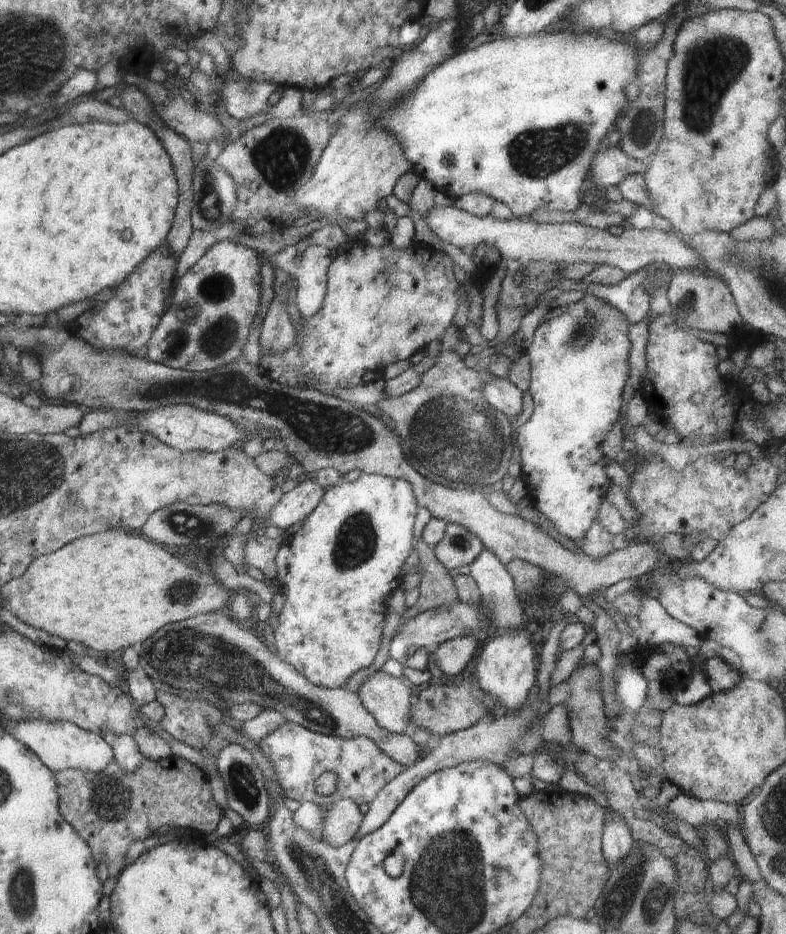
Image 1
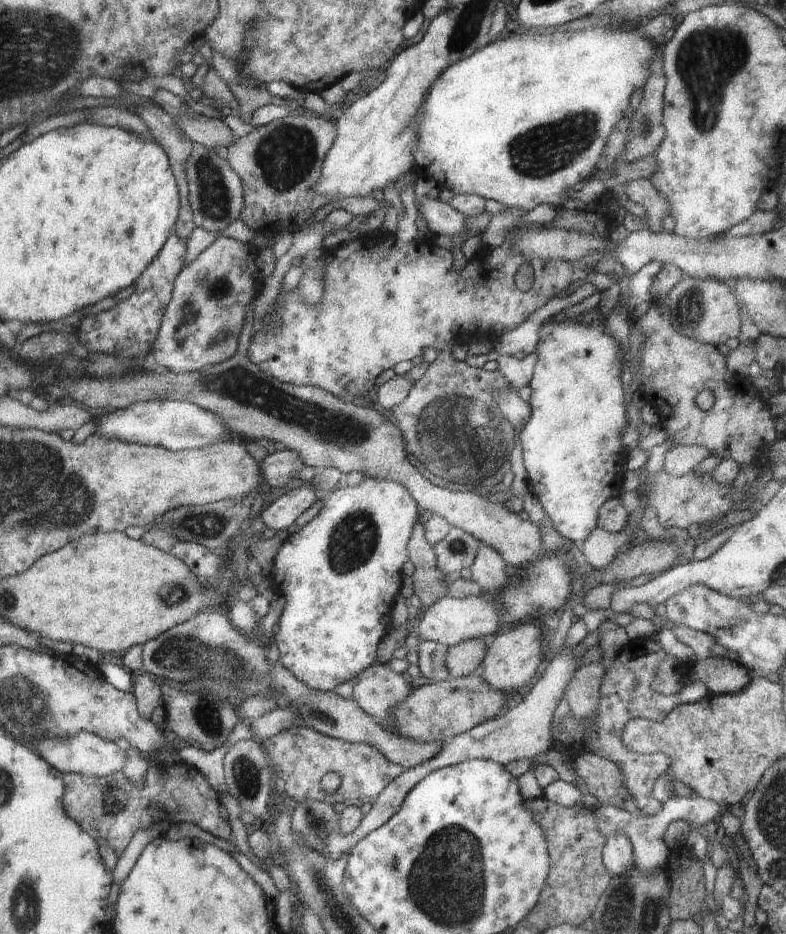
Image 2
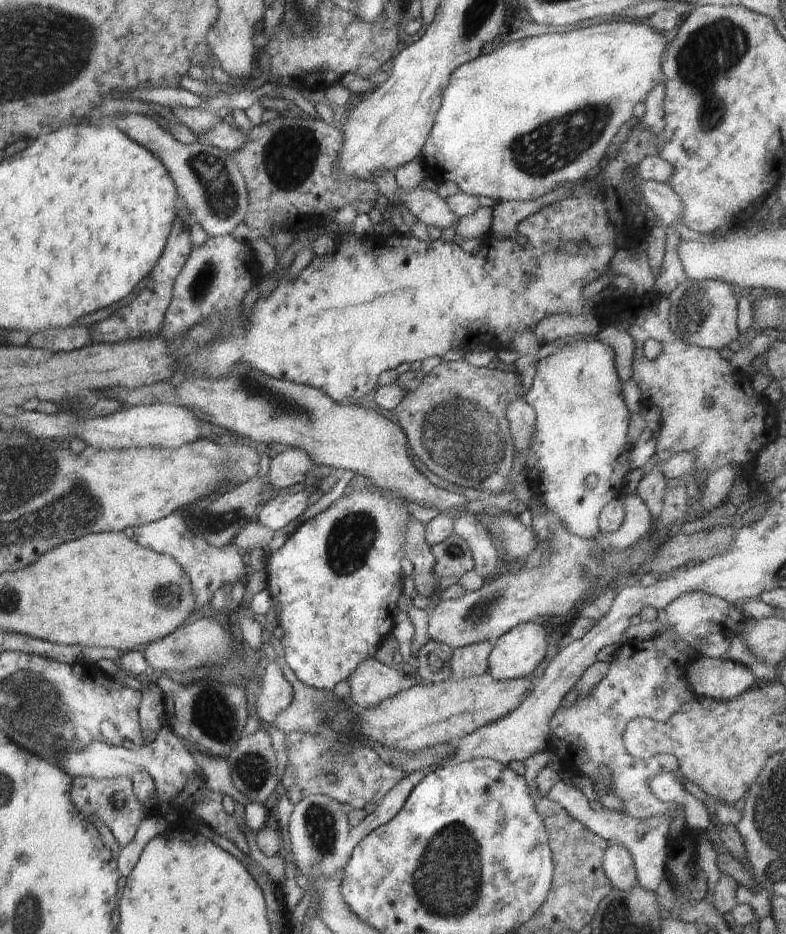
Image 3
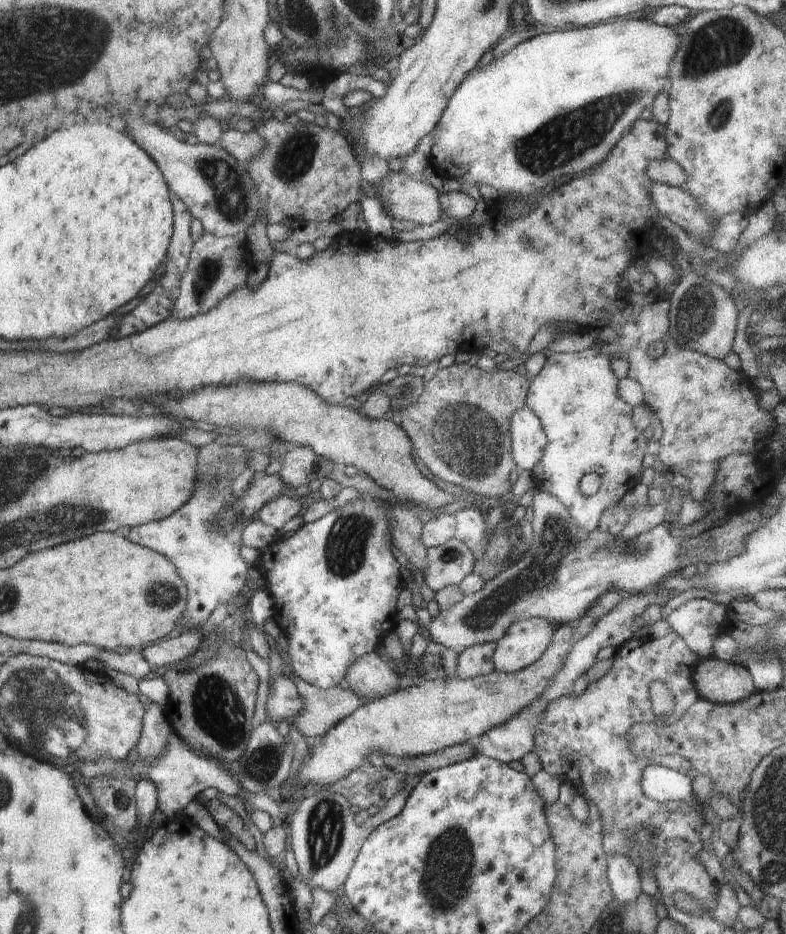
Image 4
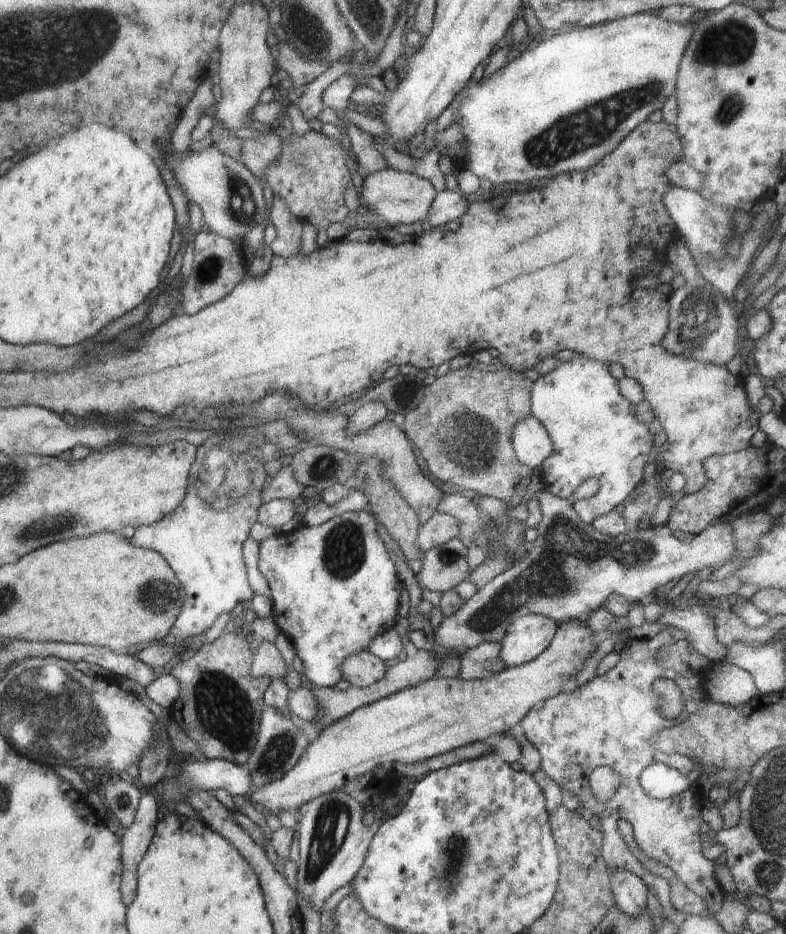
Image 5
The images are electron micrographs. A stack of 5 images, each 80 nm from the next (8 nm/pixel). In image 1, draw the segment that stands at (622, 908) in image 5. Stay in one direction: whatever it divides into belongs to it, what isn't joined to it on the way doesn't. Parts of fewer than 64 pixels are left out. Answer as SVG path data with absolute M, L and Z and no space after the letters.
M612 816L608 822L604 822L604 831L601 837L601 848L609 867L616 866L620 858L630 852L633 837L627 826L627 822L621 817Z

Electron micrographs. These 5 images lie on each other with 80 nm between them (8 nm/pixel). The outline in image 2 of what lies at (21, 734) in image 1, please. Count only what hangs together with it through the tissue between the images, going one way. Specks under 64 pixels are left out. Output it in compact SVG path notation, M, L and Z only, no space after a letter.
M80 732L71 739L48 740L44 744L38 744L38 750L46 758L46 762L56 770L62 773L83 774L92 778L107 777L116 771L122 771L127 759L127 752L118 747L114 741L110 742L87 732Z

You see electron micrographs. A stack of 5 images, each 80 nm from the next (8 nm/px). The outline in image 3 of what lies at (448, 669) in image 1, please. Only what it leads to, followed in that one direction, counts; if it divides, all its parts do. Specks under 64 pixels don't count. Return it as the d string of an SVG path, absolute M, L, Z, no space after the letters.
M484 641L453 649L451 667L453 679L480 676L489 670L489 654L494 643Z

